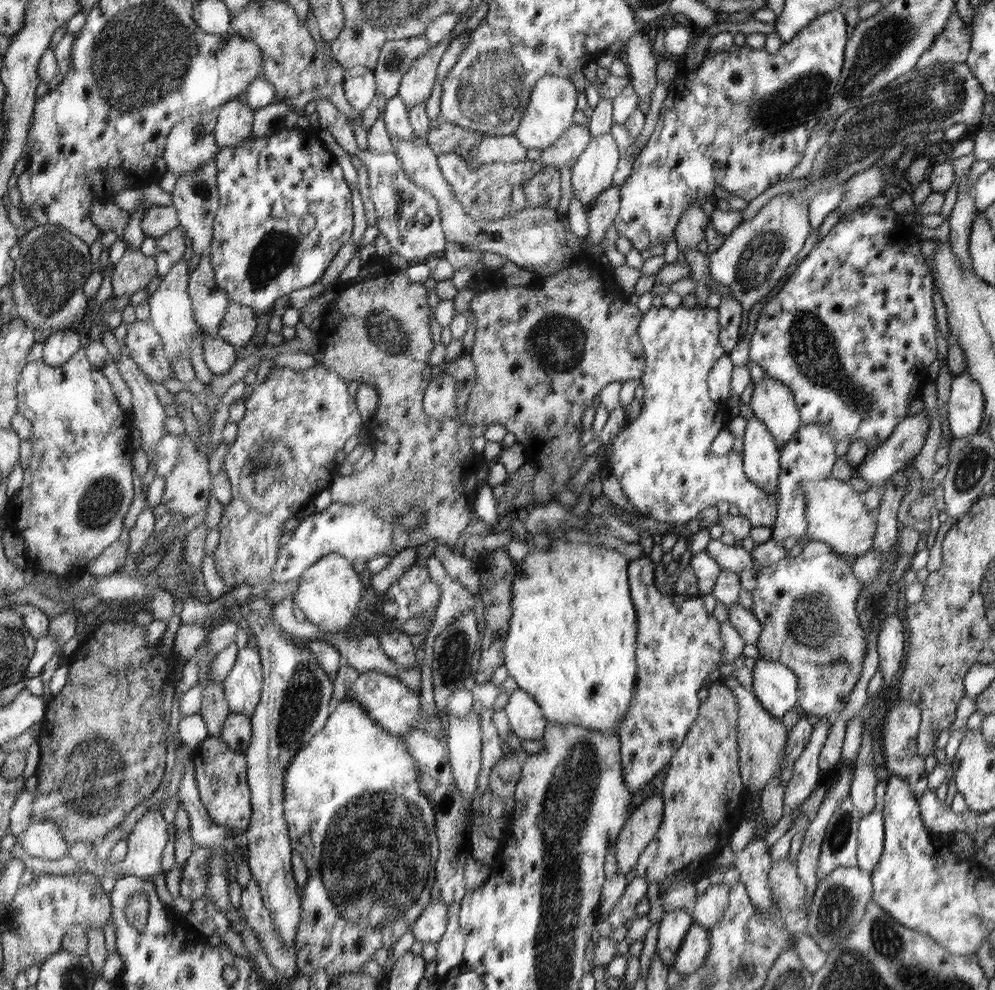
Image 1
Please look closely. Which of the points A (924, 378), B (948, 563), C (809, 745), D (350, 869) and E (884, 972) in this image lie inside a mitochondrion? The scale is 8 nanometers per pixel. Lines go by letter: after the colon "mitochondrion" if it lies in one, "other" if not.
A: other
B: other
C: other
D: mitochondrion
E: mitochondrion

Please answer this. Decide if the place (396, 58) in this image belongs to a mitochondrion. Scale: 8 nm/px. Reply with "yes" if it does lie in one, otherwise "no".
yes

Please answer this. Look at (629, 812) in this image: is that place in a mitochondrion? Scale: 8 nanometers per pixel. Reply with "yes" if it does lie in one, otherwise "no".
no

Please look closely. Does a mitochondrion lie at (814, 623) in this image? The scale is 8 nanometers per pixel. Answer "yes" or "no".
yes

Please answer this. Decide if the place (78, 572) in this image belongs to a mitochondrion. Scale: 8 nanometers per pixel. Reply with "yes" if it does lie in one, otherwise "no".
no

